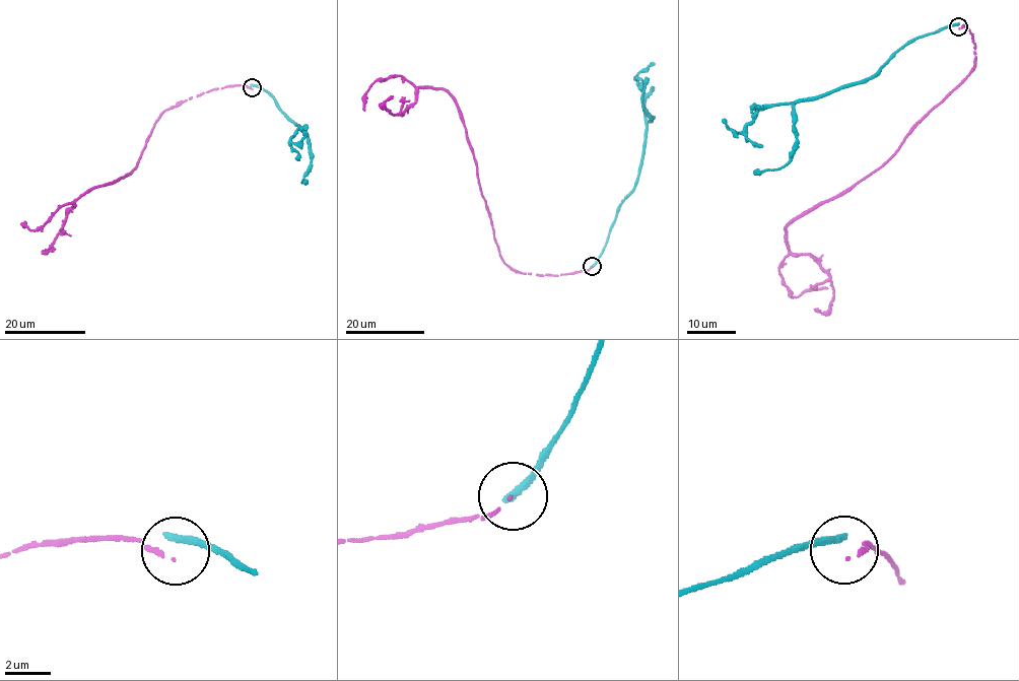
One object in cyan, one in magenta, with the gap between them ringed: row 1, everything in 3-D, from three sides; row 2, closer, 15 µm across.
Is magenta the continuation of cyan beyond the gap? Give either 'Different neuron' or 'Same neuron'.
Different neuron

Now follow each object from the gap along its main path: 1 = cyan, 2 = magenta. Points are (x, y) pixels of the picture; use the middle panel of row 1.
1: (592, 266), (601, 254), (617, 209), (635, 186), (641, 164), (646, 127), (652, 119), (642, 104), (647, 77)
2: (591, 267), (553, 276), (517, 272), (502, 259), (462, 116), (447, 91), (391, 75), (374, 83), (363, 110)

